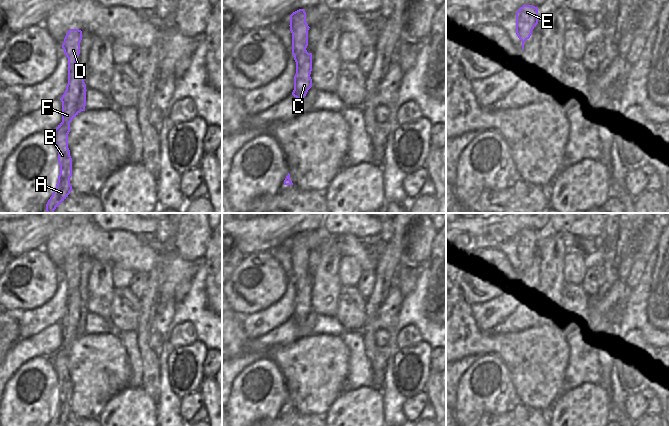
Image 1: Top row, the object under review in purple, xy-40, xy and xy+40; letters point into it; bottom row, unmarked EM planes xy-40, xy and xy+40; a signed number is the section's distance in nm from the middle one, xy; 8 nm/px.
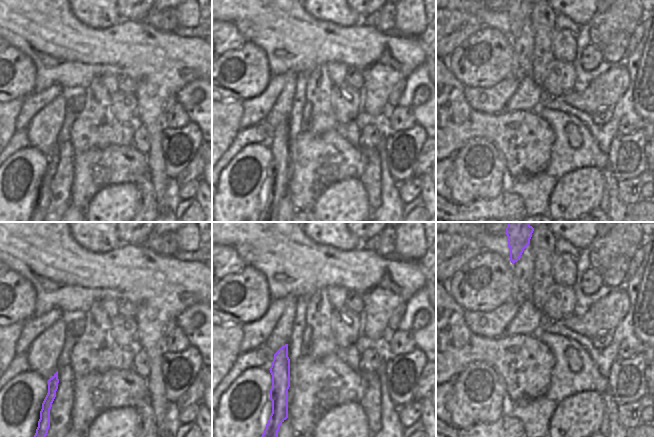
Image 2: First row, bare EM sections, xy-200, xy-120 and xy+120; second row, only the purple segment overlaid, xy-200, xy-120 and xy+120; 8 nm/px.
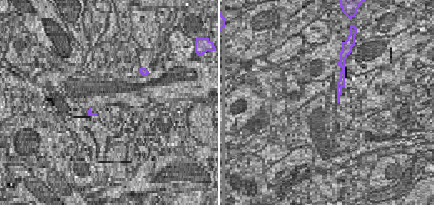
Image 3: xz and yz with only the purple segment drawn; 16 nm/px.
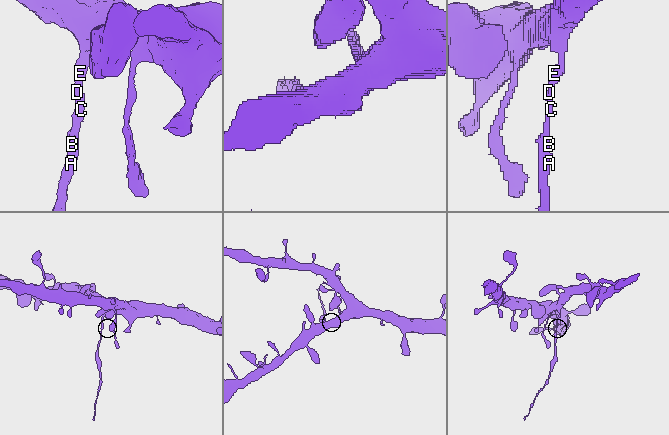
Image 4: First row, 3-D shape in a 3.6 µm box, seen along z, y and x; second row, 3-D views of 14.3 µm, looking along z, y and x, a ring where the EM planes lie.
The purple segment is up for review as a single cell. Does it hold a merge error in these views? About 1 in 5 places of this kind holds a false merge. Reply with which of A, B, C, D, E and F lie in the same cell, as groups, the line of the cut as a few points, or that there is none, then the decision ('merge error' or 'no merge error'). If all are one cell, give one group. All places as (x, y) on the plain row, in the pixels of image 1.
groups A B C F / D E; cut xy (308, 277), (302, 280), (300, 286), (296, 289); merge error

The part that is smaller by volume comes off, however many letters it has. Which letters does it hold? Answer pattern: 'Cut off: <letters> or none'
Cut off: A, B, C, F

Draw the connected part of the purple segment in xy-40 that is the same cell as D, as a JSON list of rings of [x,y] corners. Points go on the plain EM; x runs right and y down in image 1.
[[[69,253],[62,268],[64,278],[68,282],[68,295],[76,294],[76,284],[80,278],[80,266],[82,255],[79,253]]]

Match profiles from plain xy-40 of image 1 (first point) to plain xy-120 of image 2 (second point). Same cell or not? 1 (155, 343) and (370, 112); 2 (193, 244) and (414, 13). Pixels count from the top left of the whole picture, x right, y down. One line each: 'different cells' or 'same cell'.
1: different cells
2: same cell

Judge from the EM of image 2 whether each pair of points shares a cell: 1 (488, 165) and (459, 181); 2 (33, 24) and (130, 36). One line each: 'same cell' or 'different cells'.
1: same cell
2: same cell

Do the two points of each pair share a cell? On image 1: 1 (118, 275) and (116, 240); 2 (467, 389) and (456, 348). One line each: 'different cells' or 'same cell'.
1: different cells
2: different cells

